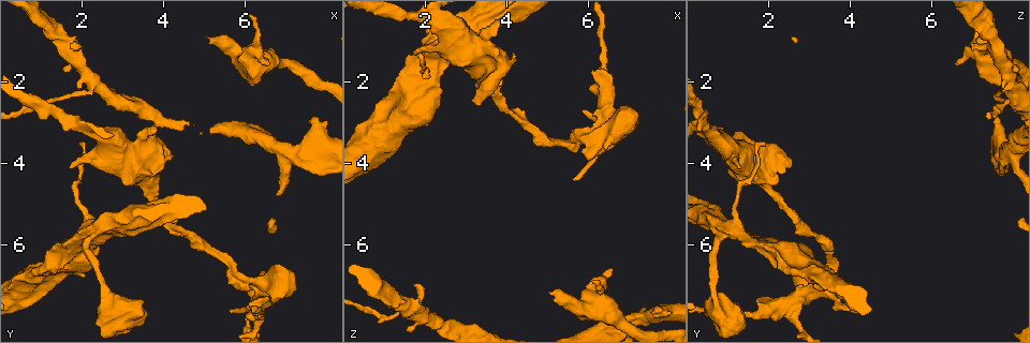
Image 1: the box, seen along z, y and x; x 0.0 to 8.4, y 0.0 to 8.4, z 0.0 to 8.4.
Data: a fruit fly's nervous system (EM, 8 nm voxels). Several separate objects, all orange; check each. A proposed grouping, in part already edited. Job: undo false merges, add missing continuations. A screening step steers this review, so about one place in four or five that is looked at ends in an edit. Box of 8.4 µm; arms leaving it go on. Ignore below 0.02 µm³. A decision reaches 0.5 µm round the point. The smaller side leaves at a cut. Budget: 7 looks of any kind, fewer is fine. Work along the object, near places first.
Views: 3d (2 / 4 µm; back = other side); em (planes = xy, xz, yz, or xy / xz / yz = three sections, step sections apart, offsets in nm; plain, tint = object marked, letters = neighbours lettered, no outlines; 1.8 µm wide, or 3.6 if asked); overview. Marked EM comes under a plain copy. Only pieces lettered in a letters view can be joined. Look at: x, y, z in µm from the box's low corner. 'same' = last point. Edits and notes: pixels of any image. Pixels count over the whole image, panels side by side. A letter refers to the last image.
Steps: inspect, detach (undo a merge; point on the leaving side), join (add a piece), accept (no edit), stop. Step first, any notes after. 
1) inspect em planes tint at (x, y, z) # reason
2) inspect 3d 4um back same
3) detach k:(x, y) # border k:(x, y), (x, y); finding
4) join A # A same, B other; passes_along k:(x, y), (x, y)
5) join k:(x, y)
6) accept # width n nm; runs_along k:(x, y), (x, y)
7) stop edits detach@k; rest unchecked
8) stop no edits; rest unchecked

inspect 3d 2um at (3.25, 4.10, 2.50) # an open end

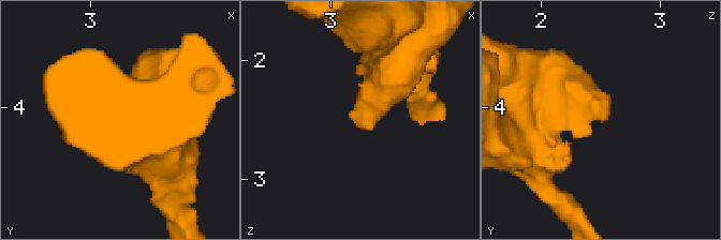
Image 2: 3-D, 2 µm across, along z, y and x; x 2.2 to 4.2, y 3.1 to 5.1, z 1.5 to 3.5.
inspect em planes letters at (3.30, 4.12, 2.52)

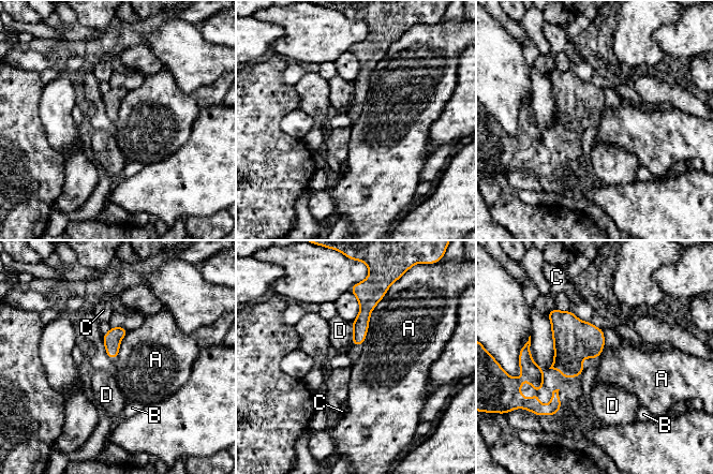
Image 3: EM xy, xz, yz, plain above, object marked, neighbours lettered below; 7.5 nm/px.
accept # A other, B other, C other, D other; runs_along 3:(375, 299), (366, 309), (355, 342); no lettered piece goes on from it

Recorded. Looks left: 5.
inspect em planes tint at (6.50, 1.60, 6.60) # branch stops here

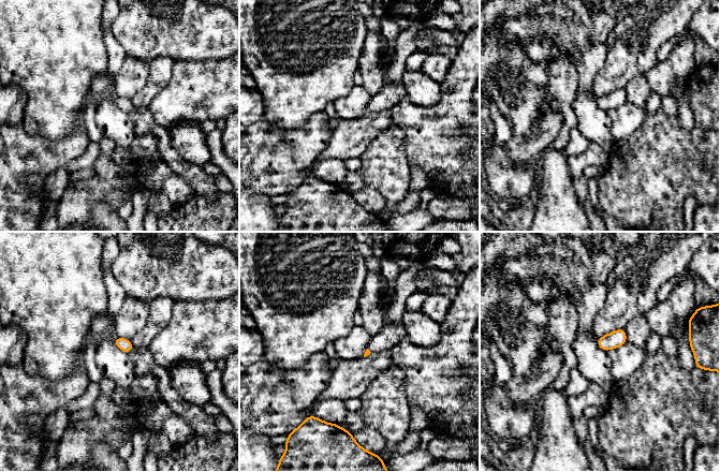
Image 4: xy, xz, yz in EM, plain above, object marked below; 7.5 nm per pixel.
inspect em planes letters same # what lies round it

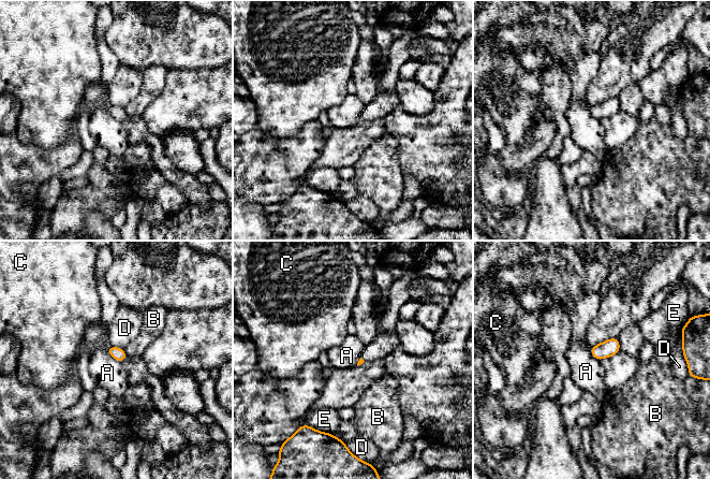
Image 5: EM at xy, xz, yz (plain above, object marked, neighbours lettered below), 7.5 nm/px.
accept # longest_contact D 200 nm; A other, B other, C other, D other, E other; border 5:(109, 345), (107, 352), (122, 362); no lettered piece goes on from it

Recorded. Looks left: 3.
inspect em xz step 4 letters at (1.70, 1.10, 7.05) # free end

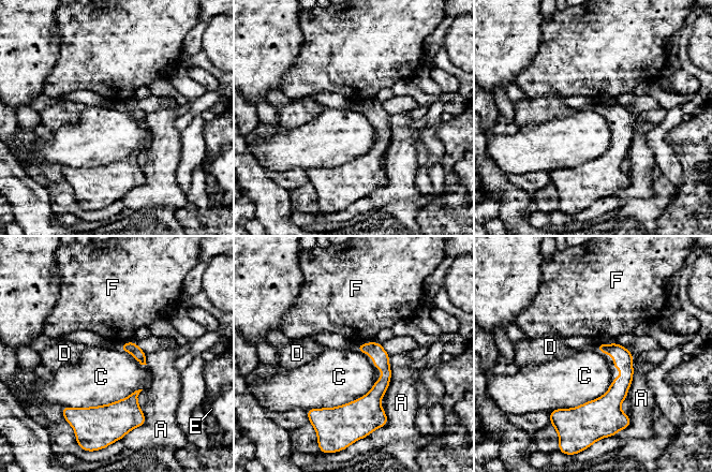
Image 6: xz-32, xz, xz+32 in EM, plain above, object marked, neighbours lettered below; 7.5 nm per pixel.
inspect em planes letters same # another direction

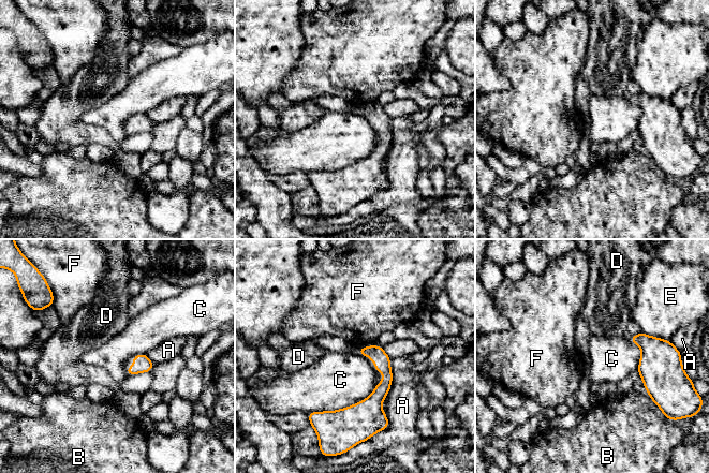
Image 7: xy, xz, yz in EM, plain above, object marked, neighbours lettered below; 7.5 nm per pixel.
accept # A other, B other, C other, D other, E other, F other; border 7:(378, 383), (350, 405), (307, 414); no lettered piece goes on from it

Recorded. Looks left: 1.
stop no edits; rest unchecked

